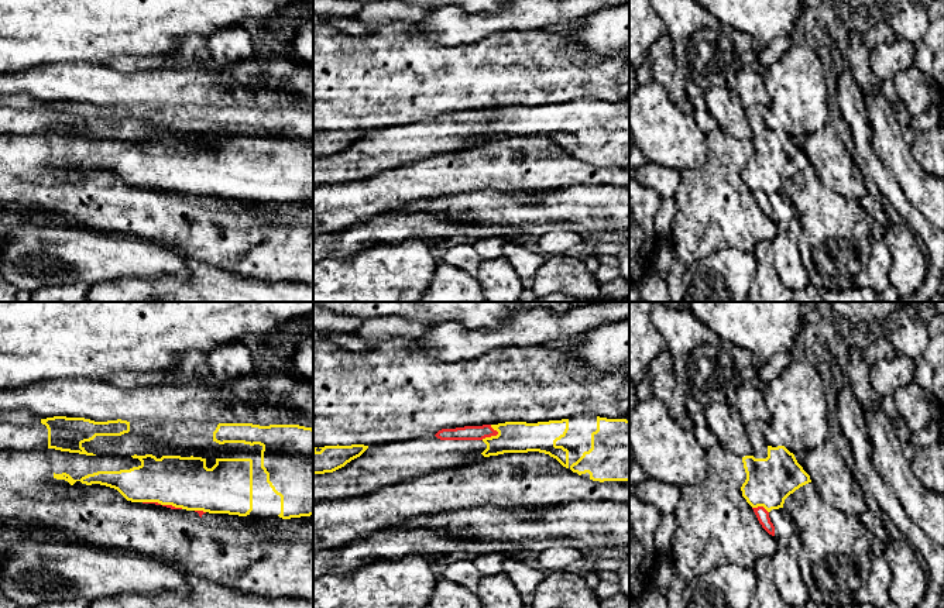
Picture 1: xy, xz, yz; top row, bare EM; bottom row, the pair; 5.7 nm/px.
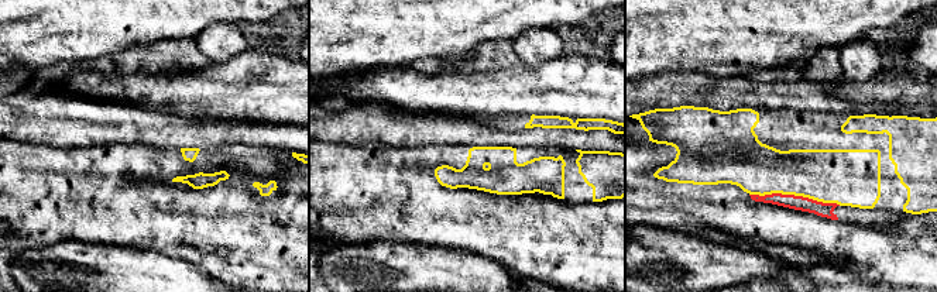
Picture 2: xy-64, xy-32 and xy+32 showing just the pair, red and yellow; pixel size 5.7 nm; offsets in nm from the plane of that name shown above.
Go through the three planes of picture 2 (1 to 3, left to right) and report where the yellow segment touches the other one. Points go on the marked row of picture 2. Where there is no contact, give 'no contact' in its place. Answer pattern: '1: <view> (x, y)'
1: no contact
2: no contact
3: xy+32 (793, 195)

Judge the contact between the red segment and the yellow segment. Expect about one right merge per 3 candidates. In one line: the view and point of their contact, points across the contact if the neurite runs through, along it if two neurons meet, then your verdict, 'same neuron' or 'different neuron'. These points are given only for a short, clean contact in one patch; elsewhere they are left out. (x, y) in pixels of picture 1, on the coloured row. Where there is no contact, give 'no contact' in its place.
contact xz (490, 436); different neuron

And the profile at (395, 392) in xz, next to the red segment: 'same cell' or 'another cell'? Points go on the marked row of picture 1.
another cell

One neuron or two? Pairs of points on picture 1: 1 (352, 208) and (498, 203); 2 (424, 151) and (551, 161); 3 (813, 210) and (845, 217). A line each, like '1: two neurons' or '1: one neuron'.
1: two neurons
2: two neurons
3: one neuron

